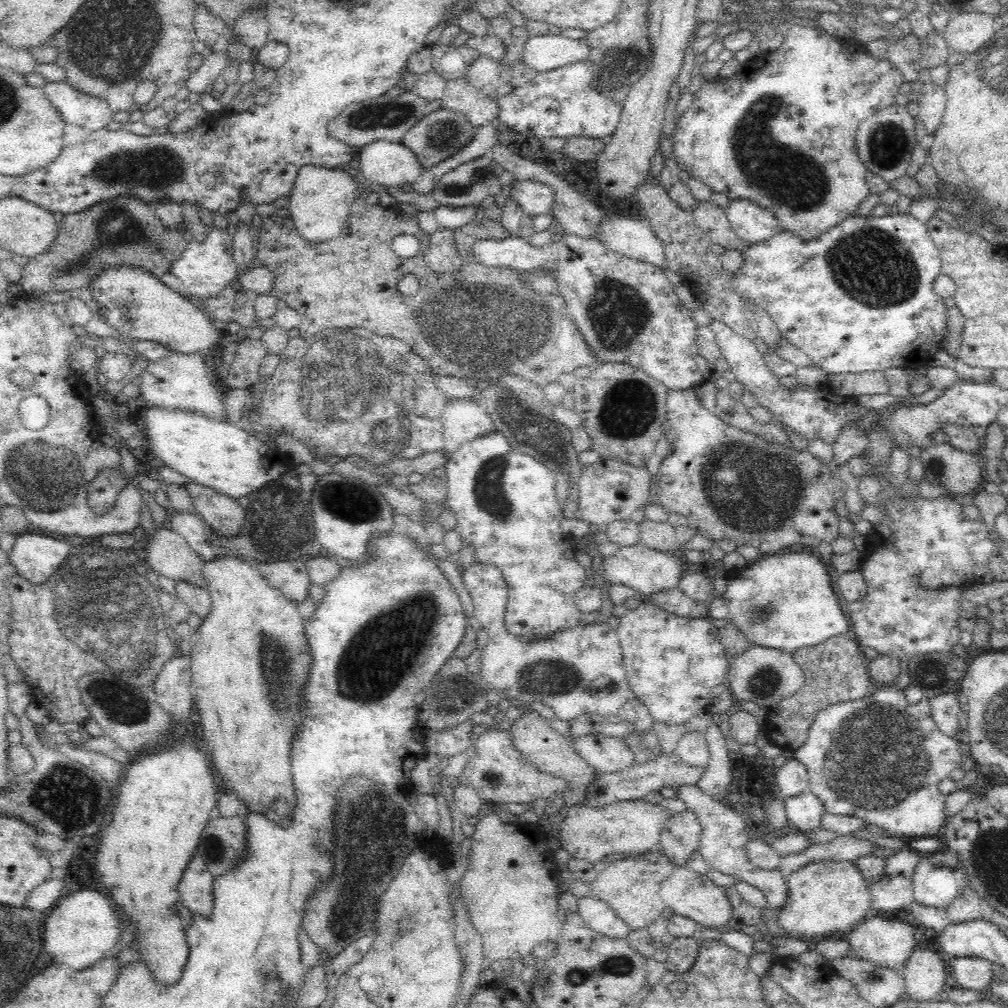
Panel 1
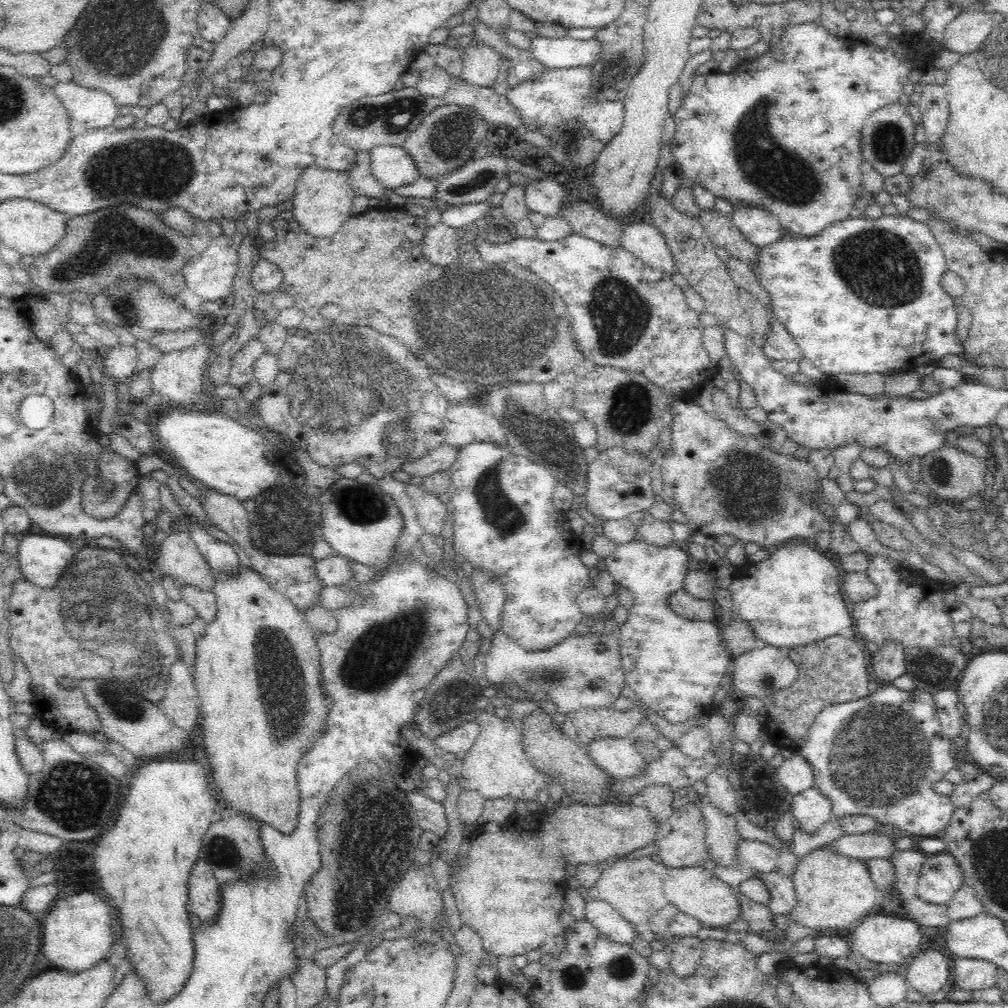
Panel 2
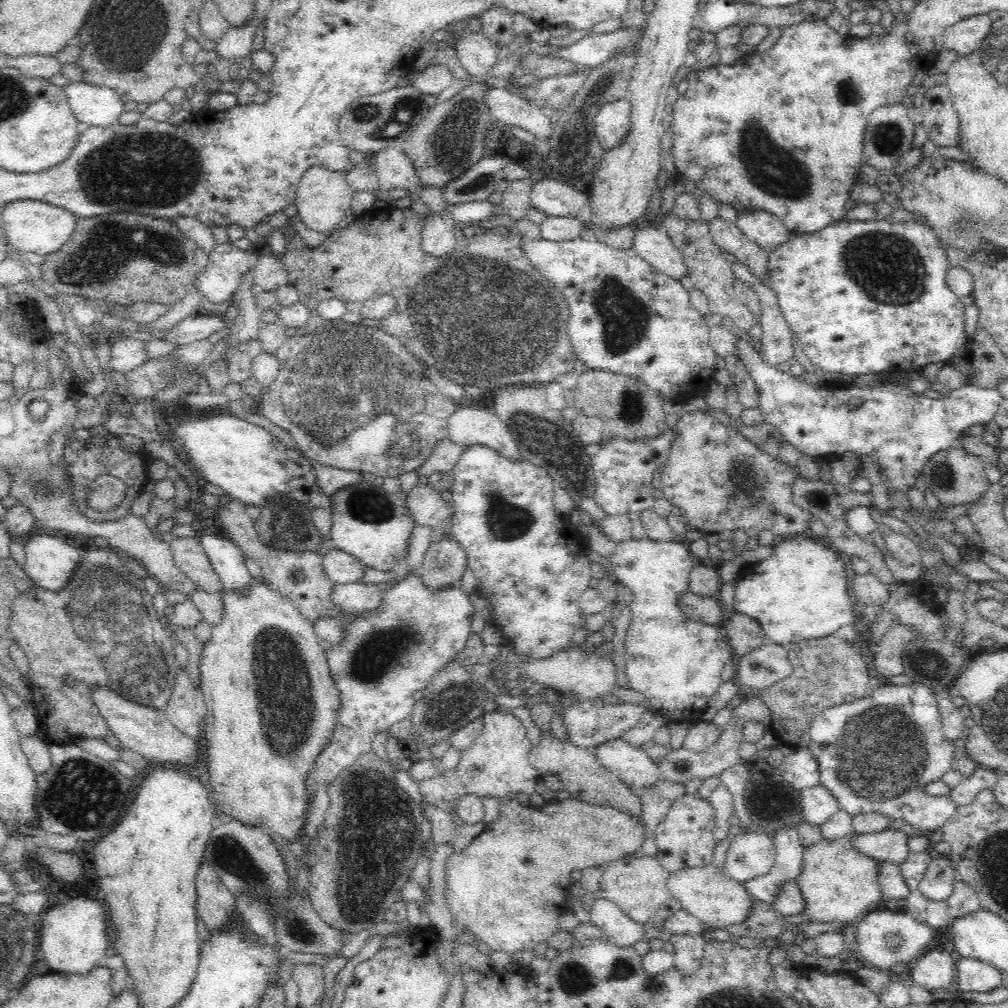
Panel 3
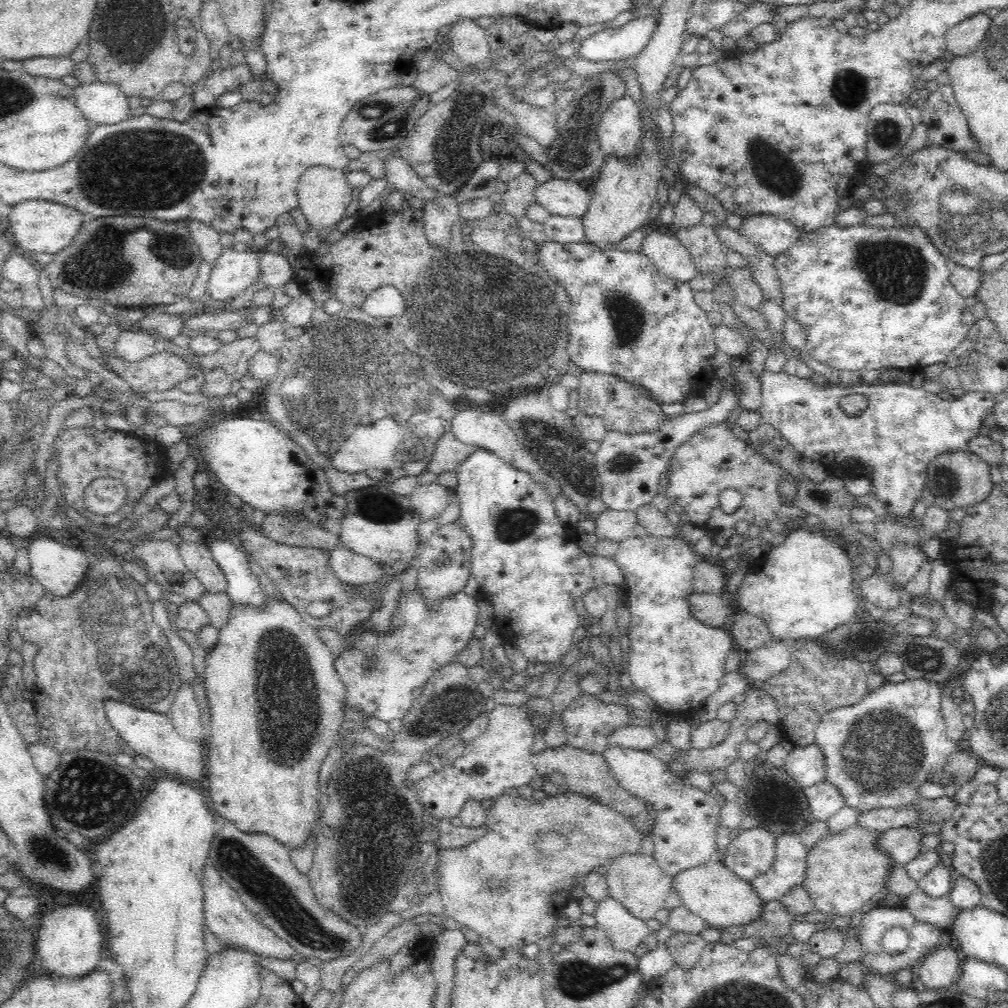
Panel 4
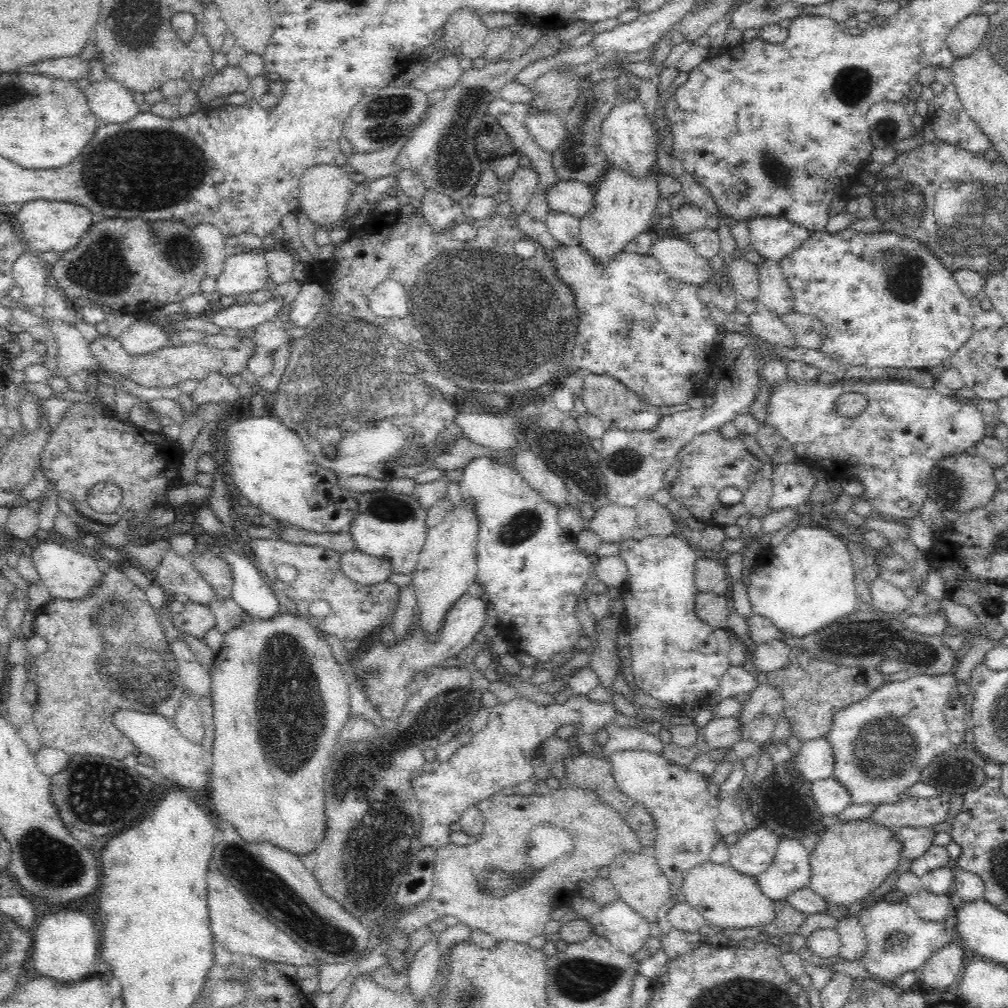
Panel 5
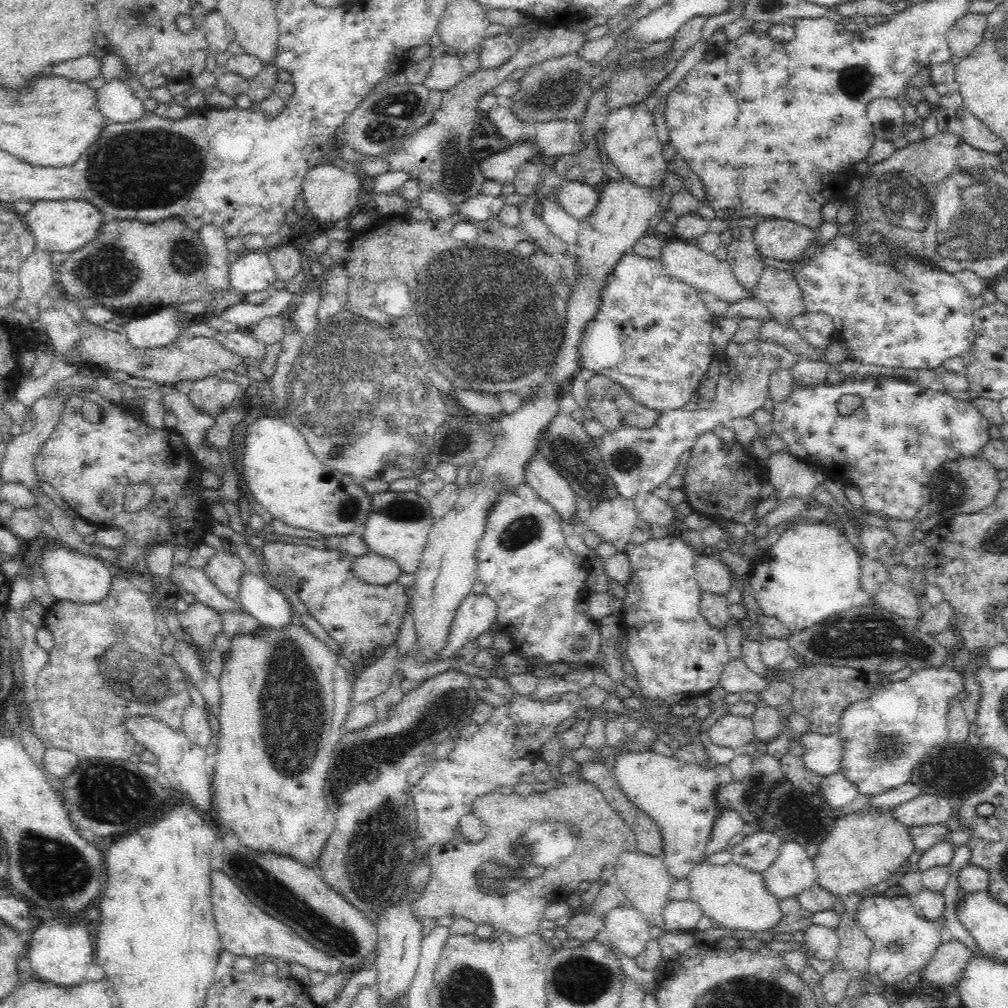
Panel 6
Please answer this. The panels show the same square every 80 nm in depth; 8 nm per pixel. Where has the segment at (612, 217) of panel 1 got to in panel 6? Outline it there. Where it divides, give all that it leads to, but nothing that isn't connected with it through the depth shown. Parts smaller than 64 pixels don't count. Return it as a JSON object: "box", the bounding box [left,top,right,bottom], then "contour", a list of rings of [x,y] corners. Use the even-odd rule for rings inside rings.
{"box":[660,240,751,303],"contour":[[[680,240],[665,242],[660,254],[665,272],[668,276],[681,280],[697,291],[708,291],[727,303],[738,302],[741,298],[750,298],[751,295],[736,281],[736,277],[730,271],[730,265],[726,261],[720,261],[714,255],[708,254],[696,245],[685,244]]]}

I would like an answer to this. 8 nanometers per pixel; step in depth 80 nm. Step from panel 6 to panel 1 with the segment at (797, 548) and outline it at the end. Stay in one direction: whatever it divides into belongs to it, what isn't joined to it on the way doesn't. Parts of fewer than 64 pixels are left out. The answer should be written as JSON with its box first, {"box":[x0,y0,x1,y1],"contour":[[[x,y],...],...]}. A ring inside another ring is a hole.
{"box":[723,550,850,652],"contour":[[[786,550],[757,558],[734,578],[729,577],[723,600],[728,607],[727,625],[736,626],[748,643],[765,648],[776,648],[794,652],[800,648],[814,647],[832,636],[850,632],[849,617],[842,612],[838,598],[834,595],[825,560],[815,552],[807,550]]]}

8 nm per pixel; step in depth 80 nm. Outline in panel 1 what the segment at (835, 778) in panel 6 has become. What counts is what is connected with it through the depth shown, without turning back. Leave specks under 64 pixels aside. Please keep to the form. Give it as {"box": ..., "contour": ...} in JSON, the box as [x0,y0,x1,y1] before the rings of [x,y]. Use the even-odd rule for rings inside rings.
{"box":[783,790,825,831],"contour":[[[806,790],[799,795],[784,798],[783,803],[791,828],[806,831],[820,828],[820,818],[825,813],[824,805],[814,793]]]}

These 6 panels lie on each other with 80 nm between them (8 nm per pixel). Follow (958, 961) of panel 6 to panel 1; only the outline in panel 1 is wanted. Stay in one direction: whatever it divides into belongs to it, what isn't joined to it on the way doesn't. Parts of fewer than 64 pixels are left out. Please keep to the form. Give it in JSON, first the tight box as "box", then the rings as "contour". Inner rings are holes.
{"box":[901,949,946,1001],"contour":[[[914,949],[906,958],[901,973],[904,992],[915,1001],[932,1001],[942,993],[946,972],[937,949]]]}

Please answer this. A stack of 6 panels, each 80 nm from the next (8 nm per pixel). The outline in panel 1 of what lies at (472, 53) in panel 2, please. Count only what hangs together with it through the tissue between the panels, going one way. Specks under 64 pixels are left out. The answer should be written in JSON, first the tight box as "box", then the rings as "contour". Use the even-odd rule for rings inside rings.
{"box":[466,55,502,102],"contour":[[[484,55],[476,57],[468,69],[466,78],[473,88],[497,102],[498,89],[502,83],[498,74],[498,63],[494,59]]]}

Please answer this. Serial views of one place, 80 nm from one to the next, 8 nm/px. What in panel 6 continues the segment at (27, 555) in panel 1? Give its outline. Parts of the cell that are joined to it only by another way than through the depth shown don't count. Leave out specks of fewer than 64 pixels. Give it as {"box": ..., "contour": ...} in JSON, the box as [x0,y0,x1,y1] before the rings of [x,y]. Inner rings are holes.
{"box":[42,543,114,604],"contour":[[[53,543],[42,548],[42,578],[46,581],[48,589],[57,600],[70,600],[74,603],[91,604],[102,601],[109,592],[109,585],[114,576],[114,567],[106,567],[98,562],[97,558],[90,558],[87,554],[78,553],[74,548]]]}

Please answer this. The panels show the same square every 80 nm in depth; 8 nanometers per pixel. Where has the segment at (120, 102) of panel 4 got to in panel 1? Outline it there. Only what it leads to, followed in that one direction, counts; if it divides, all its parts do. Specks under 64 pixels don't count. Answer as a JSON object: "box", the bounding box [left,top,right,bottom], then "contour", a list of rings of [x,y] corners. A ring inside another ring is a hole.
{"box":[42,81,113,132],"contour":[[[64,81],[48,82],[42,86],[42,93],[65,123],[95,132],[112,121],[113,114],[106,101],[74,90]]]}

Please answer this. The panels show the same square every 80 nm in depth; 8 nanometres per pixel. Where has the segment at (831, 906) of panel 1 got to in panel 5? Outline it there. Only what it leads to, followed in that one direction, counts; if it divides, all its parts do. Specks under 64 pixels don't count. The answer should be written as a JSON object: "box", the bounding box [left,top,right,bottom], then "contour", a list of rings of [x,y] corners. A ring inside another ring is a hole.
{"box":[806,819,902,908],"contour":[[[872,819],[833,824],[821,833],[820,840],[809,854],[810,878],[808,878],[806,886],[810,887],[816,895],[822,897],[826,901],[826,906],[833,904],[849,908],[864,898],[870,900],[872,892],[901,864],[902,845],[900,845],[900,841],[894,839],[893,831],[895,829],[876,825]]]}

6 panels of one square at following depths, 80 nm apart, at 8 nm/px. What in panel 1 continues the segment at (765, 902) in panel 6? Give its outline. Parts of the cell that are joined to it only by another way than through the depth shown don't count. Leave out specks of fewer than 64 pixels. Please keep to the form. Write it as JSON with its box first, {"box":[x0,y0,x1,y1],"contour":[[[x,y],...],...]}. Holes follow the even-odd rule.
{"box":[658,866,732,930],"contour":[[[676,866],[672,874],[660,883],[658,888],[660,898],[665,908],[673,914],[688,917],[698,923],[700,928],[713,928],[724,930],[725,924],[730,920],[732,905],[726,897],[722,887],[718,887],[706,877],[706,873],[699,874],[687,869],[685,866]]]}

